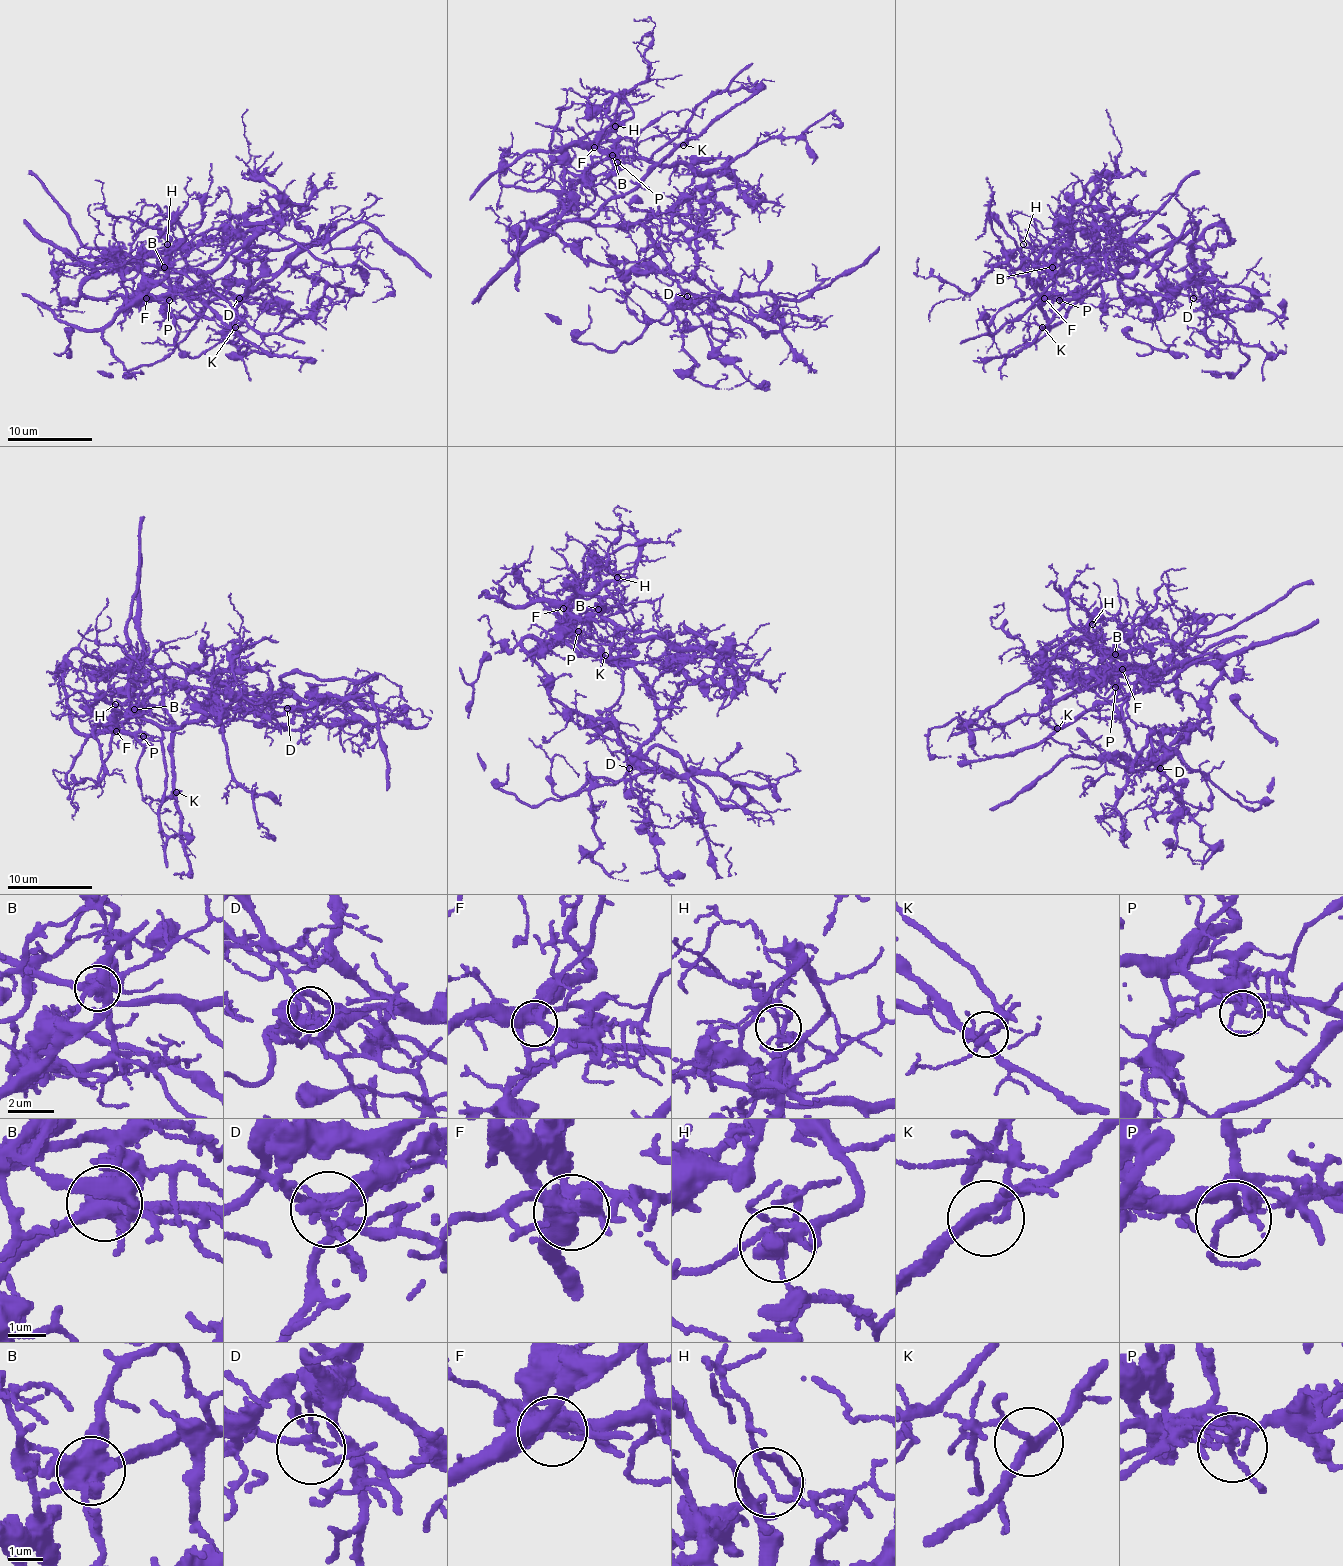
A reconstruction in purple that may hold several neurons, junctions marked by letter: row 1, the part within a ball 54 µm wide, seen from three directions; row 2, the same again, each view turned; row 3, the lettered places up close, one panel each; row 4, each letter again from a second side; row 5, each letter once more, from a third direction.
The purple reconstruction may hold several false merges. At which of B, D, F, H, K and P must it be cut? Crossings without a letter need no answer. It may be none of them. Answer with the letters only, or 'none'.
B, D, H, K

